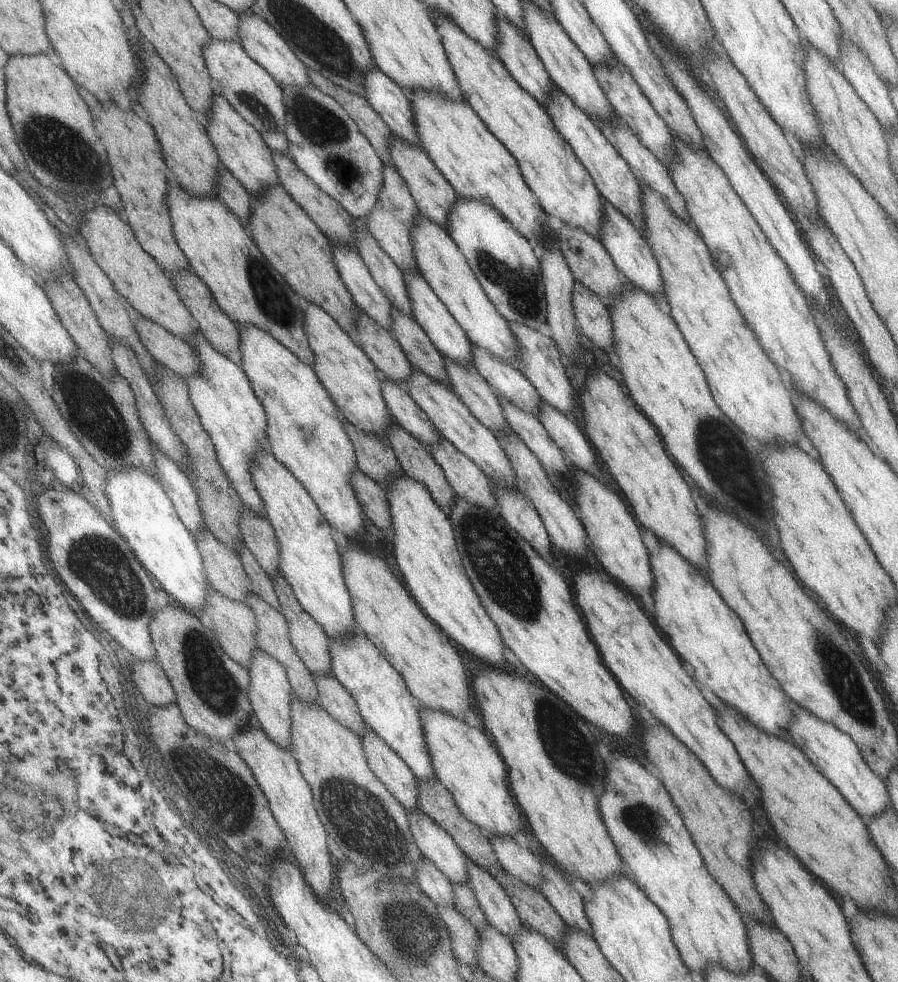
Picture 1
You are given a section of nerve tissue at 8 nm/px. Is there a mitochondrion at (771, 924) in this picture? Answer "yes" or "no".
no

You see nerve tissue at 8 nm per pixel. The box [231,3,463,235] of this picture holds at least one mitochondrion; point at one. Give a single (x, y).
(319, 125)

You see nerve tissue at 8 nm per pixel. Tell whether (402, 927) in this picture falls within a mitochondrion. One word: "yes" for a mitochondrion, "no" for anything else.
yes

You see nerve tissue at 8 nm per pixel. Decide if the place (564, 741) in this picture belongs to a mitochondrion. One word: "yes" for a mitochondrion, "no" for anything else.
yes

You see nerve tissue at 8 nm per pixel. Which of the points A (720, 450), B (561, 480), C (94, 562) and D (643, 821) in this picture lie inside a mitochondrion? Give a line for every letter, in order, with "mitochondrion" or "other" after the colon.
A: mitochondrion
B: mitochondrion
C: mitochondrion
D: mitochondrion

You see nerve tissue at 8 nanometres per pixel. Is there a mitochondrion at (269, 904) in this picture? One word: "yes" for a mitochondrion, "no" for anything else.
no

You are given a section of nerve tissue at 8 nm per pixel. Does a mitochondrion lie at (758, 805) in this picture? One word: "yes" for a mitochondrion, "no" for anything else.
no

